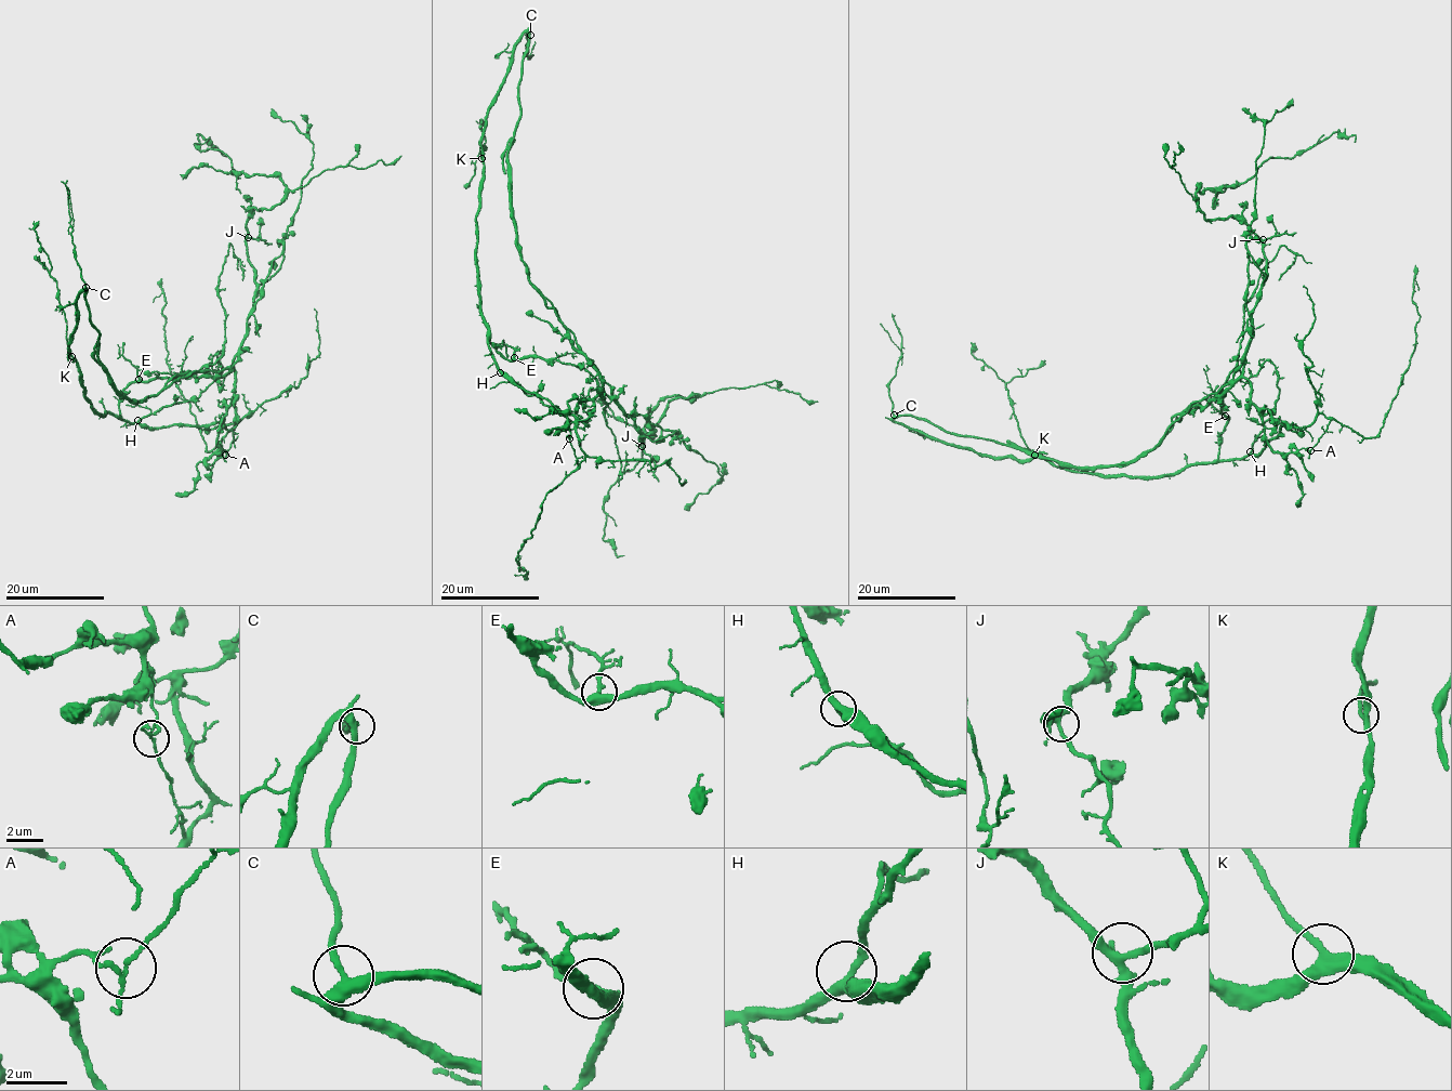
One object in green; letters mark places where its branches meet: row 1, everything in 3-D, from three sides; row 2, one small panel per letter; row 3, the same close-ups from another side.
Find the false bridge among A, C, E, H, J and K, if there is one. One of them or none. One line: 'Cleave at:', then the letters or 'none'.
Cleave at: A

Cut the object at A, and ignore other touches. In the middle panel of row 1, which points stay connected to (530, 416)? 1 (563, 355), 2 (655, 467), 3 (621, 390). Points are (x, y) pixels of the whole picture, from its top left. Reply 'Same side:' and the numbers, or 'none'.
Same side: 3

